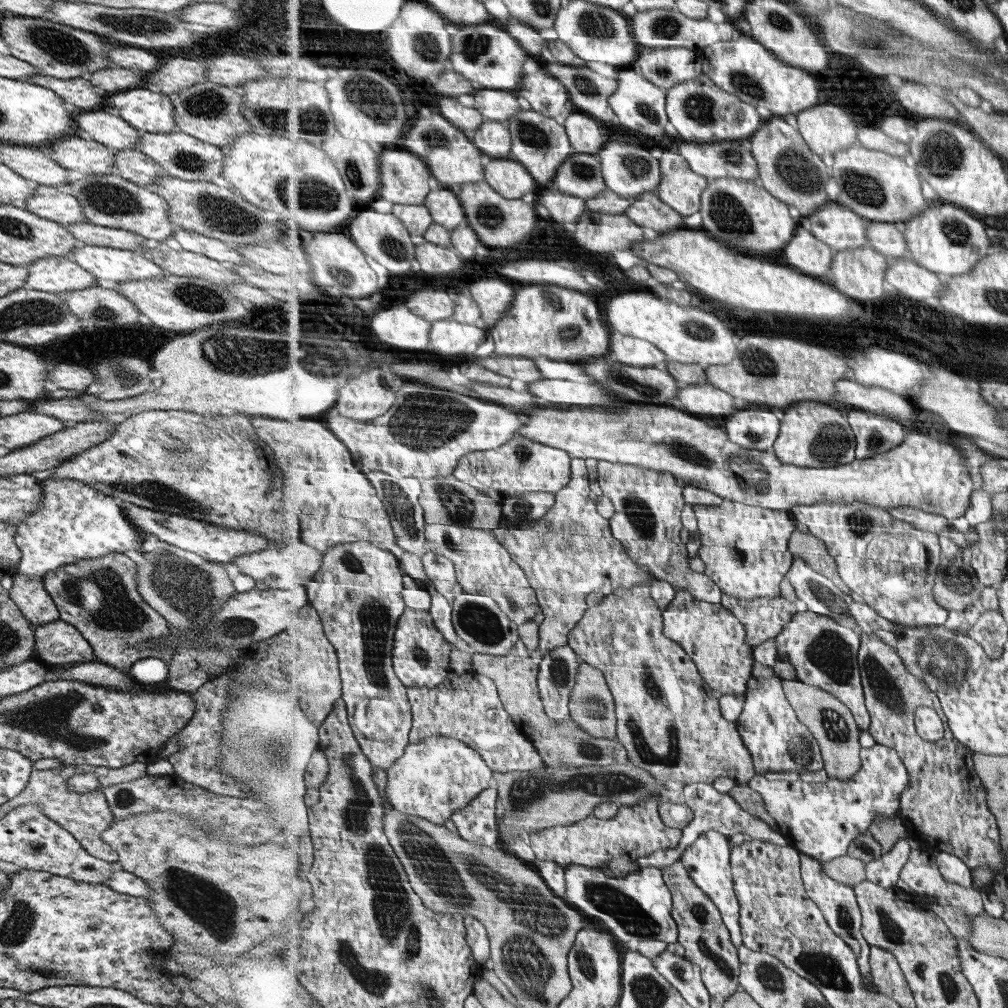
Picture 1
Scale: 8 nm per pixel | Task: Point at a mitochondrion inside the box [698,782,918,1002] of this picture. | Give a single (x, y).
(827, 970)

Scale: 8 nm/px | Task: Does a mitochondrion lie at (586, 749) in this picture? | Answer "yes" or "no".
yes

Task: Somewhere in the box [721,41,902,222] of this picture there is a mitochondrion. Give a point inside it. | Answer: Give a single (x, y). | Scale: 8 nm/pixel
(794, 169)

